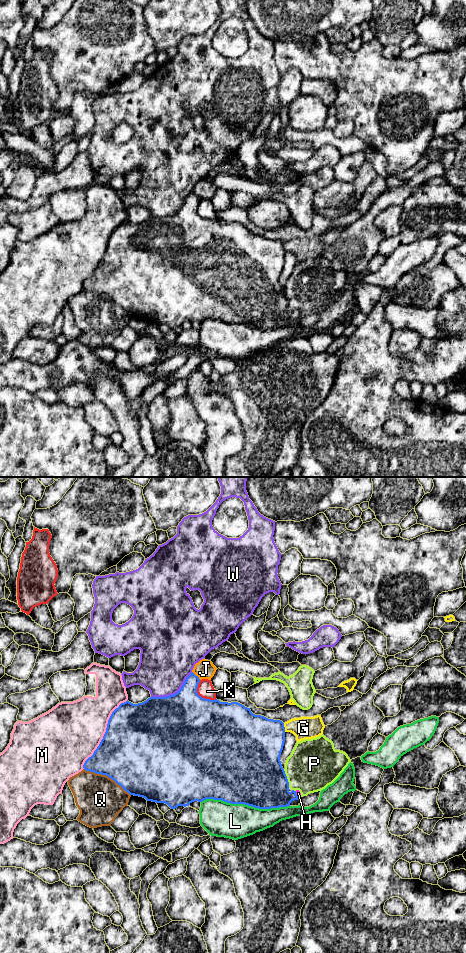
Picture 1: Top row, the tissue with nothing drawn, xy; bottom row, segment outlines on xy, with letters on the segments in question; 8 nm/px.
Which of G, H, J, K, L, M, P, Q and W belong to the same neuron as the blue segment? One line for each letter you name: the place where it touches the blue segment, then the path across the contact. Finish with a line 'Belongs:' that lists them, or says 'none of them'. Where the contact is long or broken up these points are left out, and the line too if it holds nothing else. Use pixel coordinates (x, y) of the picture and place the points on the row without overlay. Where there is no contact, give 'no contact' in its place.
H: meets blue in xy at (296, 315); runs through xy (266, 307), (278, 315), (296, 315), (298, 313)
Belongs: H

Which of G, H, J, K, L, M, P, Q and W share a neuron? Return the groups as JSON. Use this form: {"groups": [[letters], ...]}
{"groups": [["G"], ["H"], ["J"], ["K", "Q"], ["L"], ["M"], ["P"], ["W"]]}

